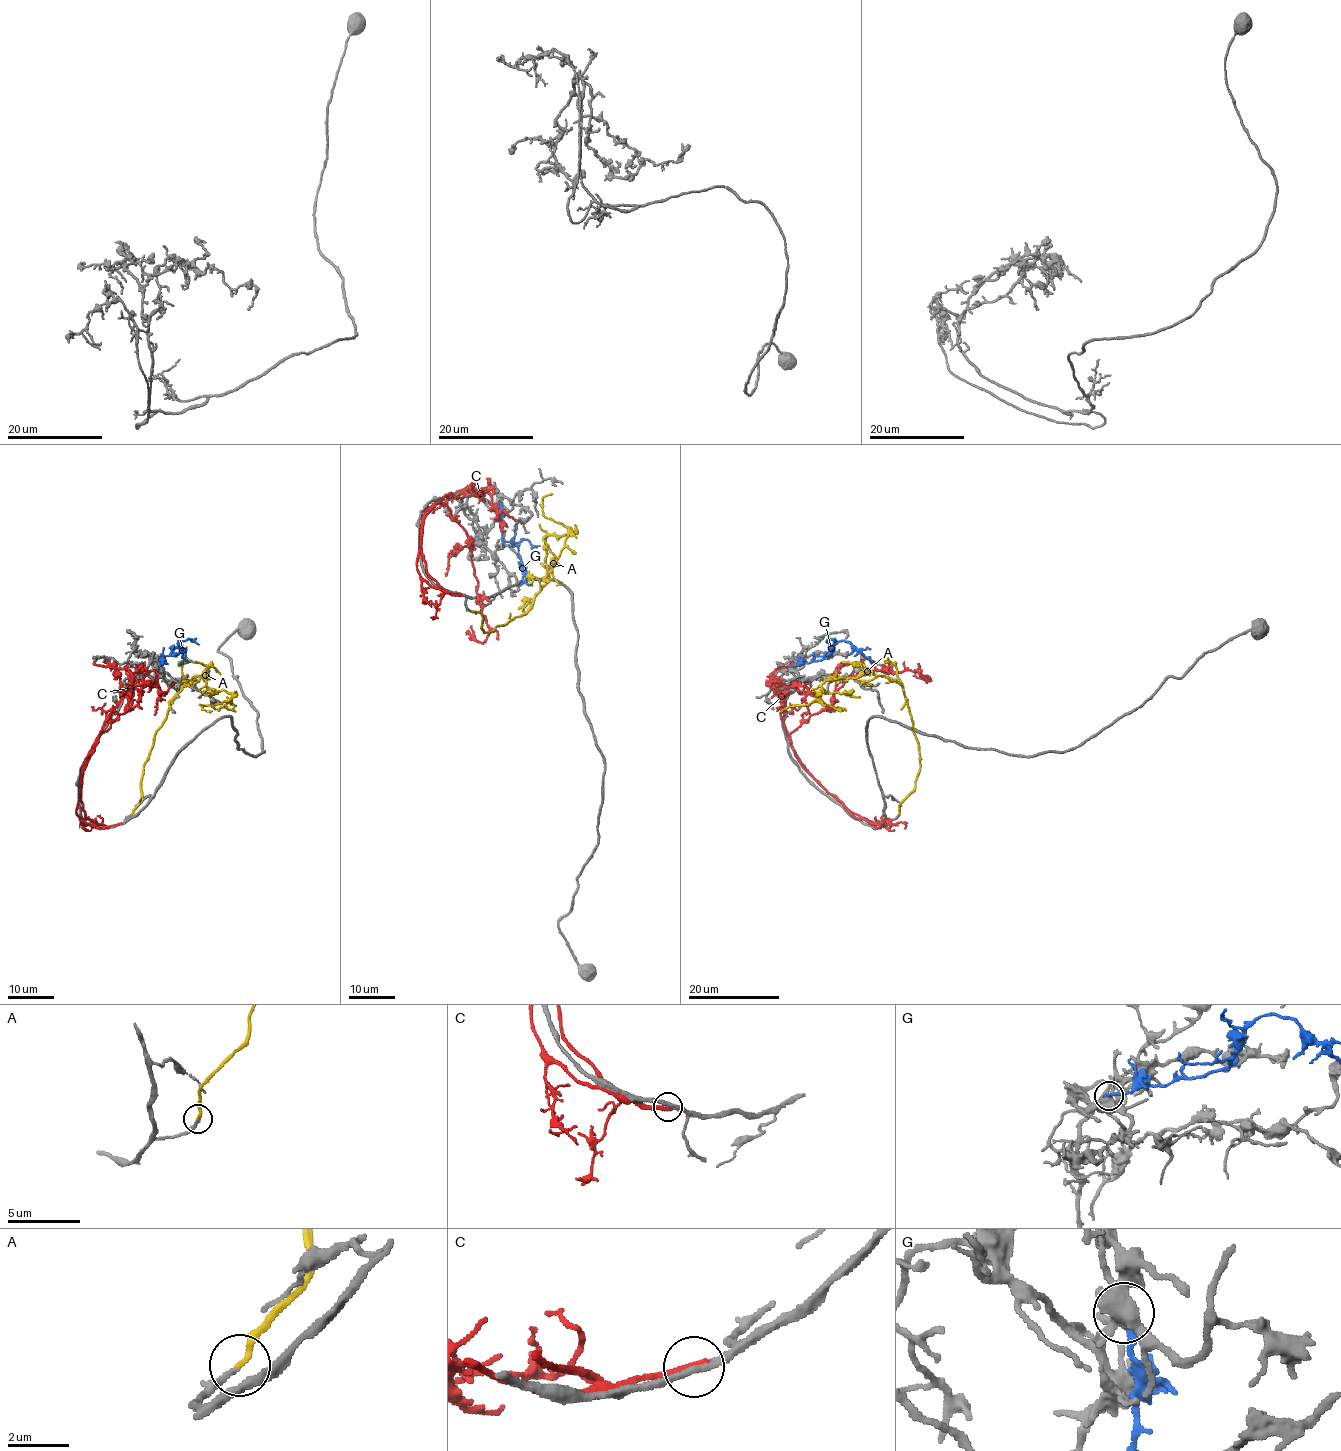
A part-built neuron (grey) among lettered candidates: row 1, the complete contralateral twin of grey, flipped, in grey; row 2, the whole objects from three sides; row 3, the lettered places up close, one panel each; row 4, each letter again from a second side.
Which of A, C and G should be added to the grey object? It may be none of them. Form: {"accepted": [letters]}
{"accepted": ["A"]}

